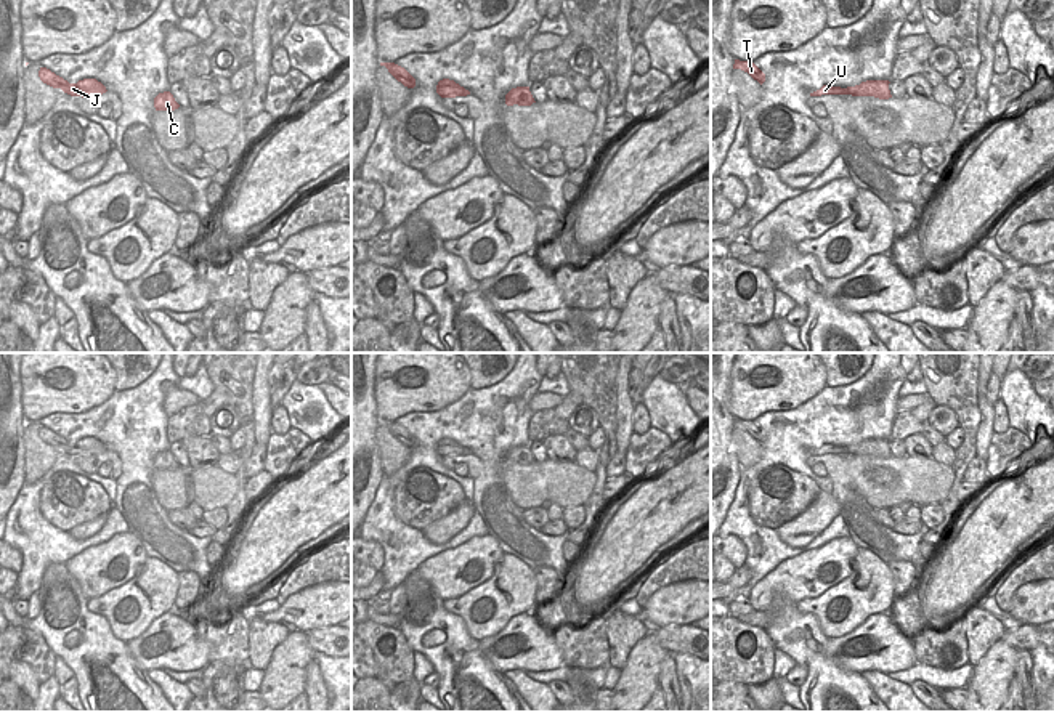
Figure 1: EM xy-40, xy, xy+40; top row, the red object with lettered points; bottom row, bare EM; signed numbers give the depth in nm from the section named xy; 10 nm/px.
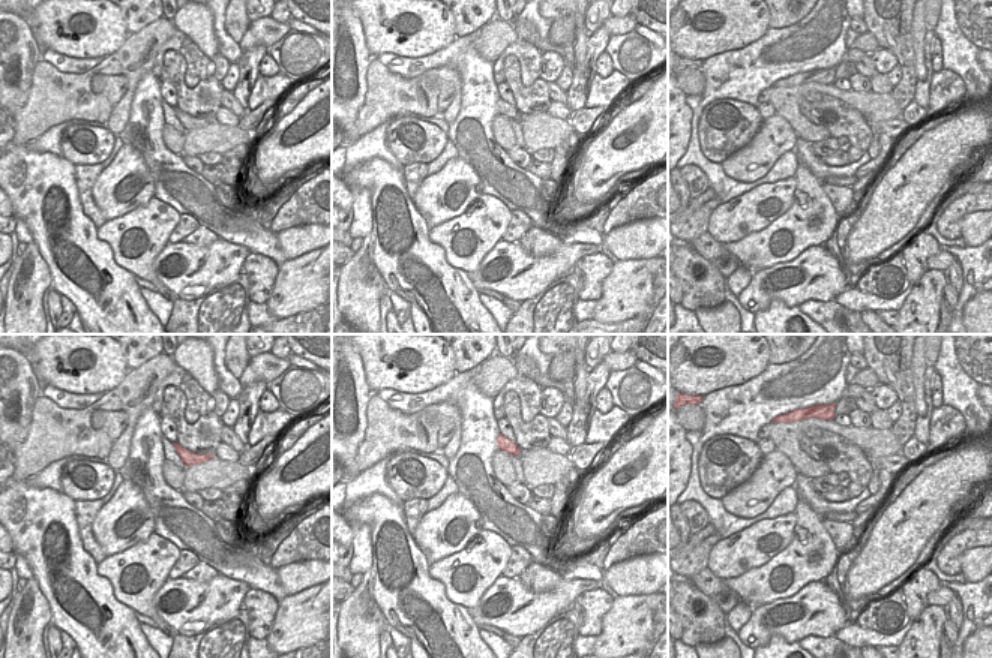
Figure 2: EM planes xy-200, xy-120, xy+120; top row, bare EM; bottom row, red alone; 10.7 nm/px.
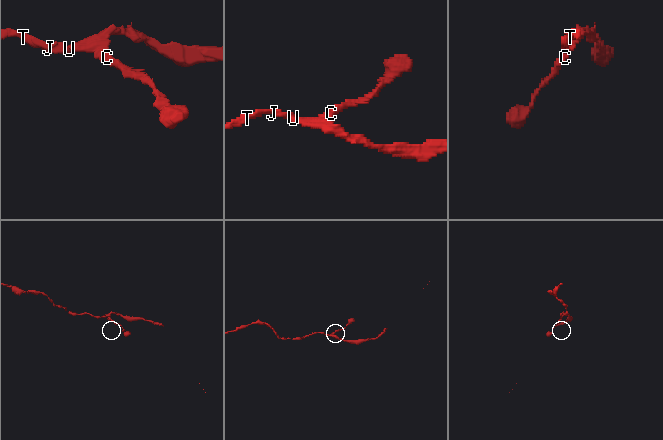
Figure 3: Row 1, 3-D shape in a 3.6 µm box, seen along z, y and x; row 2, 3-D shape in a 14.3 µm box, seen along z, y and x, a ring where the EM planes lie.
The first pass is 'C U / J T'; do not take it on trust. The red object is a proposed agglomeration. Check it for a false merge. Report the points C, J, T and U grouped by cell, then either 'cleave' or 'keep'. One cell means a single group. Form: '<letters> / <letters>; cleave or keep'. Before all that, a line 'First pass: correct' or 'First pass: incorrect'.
First pass: incorrect
C J T U; keep

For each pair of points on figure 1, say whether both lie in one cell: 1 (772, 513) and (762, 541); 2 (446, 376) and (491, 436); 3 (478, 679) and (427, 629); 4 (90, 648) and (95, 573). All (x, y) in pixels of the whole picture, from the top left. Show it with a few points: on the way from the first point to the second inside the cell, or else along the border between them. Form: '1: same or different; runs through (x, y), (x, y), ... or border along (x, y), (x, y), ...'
1: different; border along (746, 496), (749, 515), (759, 525), (774, 529)
2: different; border along (470, 388), (443, 408), (427, 411)
3: same; runs through (466, 666), (440, 640)
4: different; border along (66, 568), (89, 598)

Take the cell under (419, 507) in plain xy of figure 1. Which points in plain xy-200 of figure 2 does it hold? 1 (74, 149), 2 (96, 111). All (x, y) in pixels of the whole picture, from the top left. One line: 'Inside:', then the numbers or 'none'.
Inside: 1

